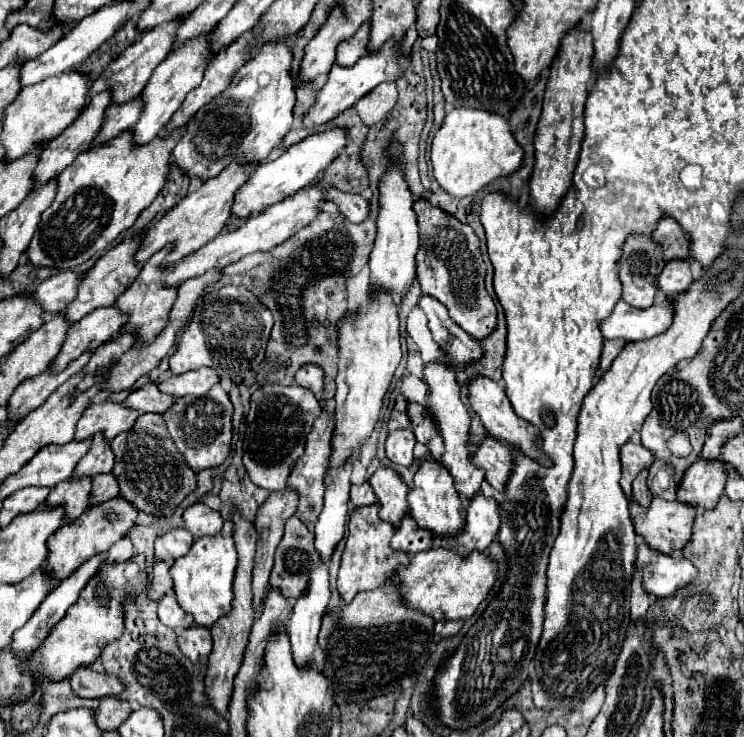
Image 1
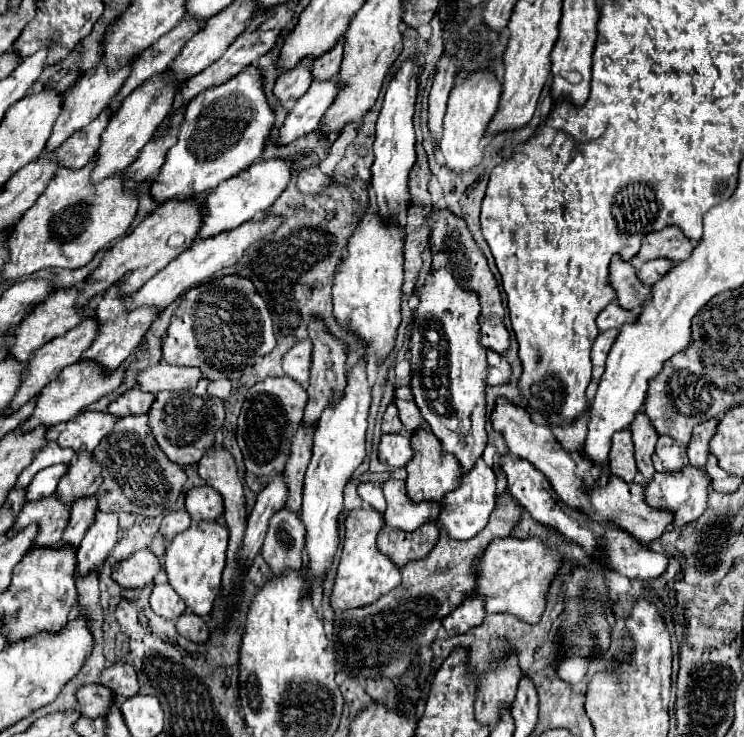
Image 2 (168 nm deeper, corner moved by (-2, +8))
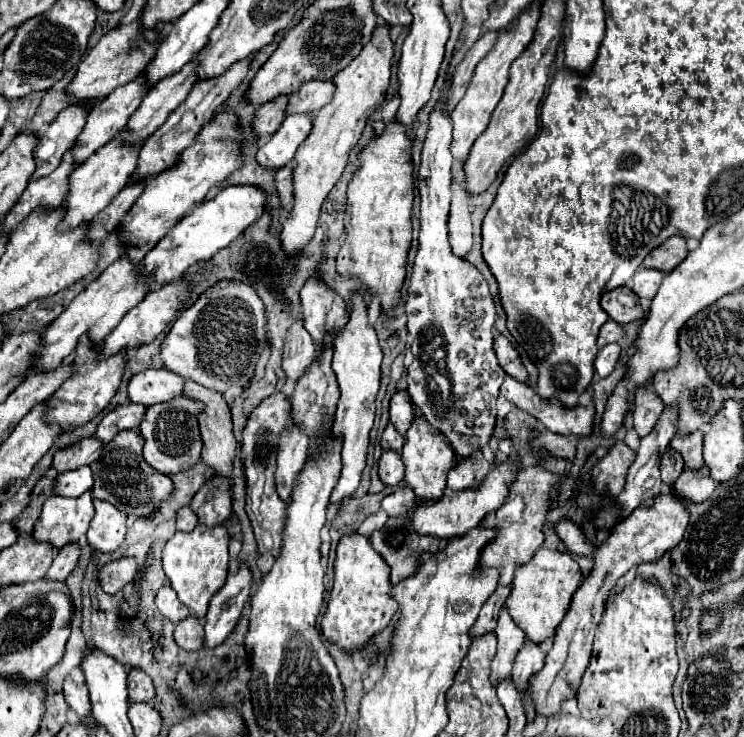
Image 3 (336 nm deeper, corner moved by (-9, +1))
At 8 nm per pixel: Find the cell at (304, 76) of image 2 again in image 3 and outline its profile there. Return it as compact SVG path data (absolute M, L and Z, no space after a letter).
M279 96L277 100L271 100L257 110L251 122L257 144L265 144L267 138L277 132L277 128L281 126L285 118L285 108L287 108L287 96Z

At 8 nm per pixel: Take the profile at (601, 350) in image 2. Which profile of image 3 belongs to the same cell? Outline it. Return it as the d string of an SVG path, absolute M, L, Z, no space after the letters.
M607 344L605 348L601 348L597 358L595 358L597 376L601 376L601 378L609 376L613 372L617 360L619 360L619 354L621 354L621 346L619 344Z

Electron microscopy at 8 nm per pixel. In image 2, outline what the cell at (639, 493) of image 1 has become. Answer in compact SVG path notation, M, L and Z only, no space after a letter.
M638 413L638 417L632 421L630 425L632 429L632 439L634 439L634 447L636 447L636 467L638 473L642 477L644 483L650 483L650 477L654 477L656 469L652 465L652 453L654 453L654 445L656 445L656 429L650 425L646 413Z

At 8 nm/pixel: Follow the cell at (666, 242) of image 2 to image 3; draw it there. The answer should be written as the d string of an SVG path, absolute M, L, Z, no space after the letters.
M671 236L669 240L665 240L659 248L655 248L645 260L643 266L645 268L655 268L661 272L671 272L681 260L685 260L685 256L689 254L687 244L681 236Z

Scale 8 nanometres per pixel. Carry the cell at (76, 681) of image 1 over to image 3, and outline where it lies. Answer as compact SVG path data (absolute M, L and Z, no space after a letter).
M137 668L129 672L127 688L129 688L129 702L151 702L155 696L153 680Z

